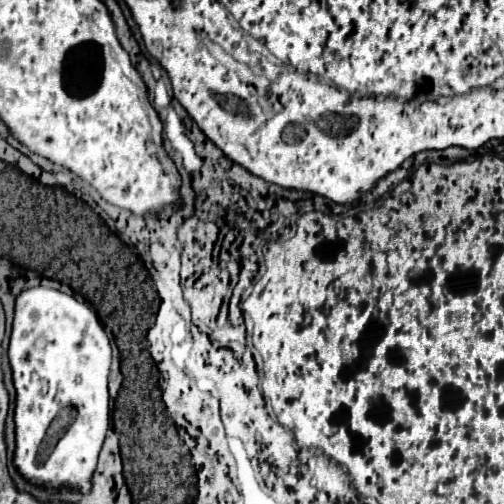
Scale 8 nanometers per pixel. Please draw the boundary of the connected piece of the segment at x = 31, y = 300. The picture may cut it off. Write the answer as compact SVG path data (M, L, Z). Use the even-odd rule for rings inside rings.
M26 289L16 299L8 357L16 387L14 465L28 481L50 491L78 487L82 493L88 493L90 477L110 423L108 371L112 349L96 313L58 289ZM64 407L76 407L78 415L58 439L56 447L44 453L40 451L40 443Z

